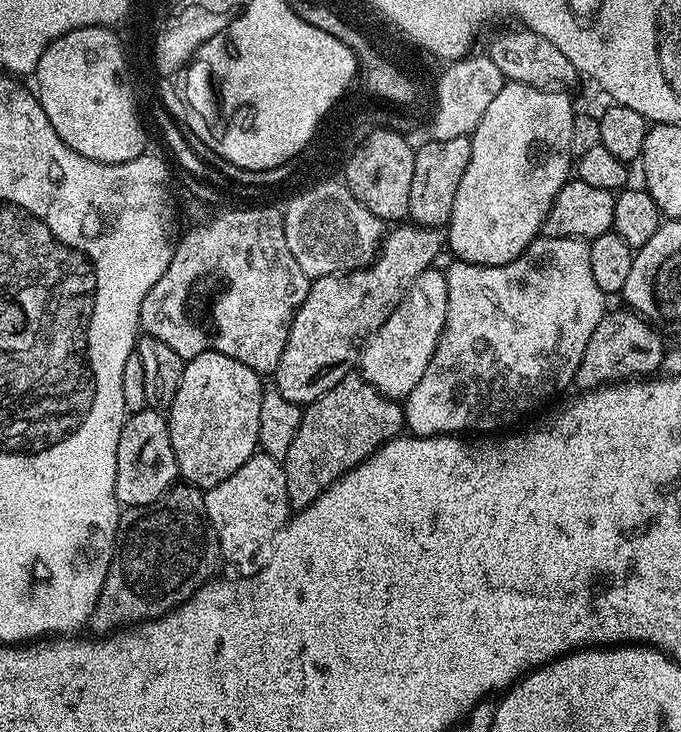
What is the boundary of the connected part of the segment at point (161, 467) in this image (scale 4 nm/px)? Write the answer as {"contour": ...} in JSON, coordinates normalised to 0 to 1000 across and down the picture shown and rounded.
{"contour":[[[219,557],[192,564],[175,596],[169,678],[181,693],[219,690],[260,657],[263,645],[248,596],[245,570]]]}

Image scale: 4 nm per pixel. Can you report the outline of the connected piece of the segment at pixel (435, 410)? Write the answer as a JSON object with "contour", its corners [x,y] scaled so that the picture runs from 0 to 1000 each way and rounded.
{"contour":[[[794,321],[781,329],[758,355],[743,358],[737,363],[714,363],[712,361],[687,361],[683,355],[664,358],[655,366],[652,378],[655,380],[655,437],[652,449],[643,462],[643,470],[637,484],[631,489],[631,497],[626,500],[626,511],[620,511],[614,527],[602,533],[602,538],[592,548],[593,577],[598,589],[608,596],[656,596],[659,593],[722,593],[727,585],[740,585],[744,579],[756,577],[762,568],[769,568],[774,563],[781,563],[797,546],[805,546],[809,541],[821,538],[827,530],[834,530],[840,525],[840,518],[846,514],[846,507],[852,503],[852,496],[858,492],[858,485],[866,481],[863,469],[866,456],[872,456],[872,445],[884,440],[890,425],[888,399],[872,385],[869,363],[866,363],[866,339],[862,327],[849,324],[808,325]]]}

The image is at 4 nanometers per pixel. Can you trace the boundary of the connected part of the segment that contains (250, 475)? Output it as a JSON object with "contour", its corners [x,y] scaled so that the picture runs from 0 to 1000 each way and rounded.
{"contour":[[[374,620],[330,657],[298,673],[300,704],[305,706],[314,738],[323,742],[322,758],[347,775],[345,786],[357,790],[379,784],[399,757],[405,731],[426,709],[426,690],[420,675],[420,648],[410,628]]]}

